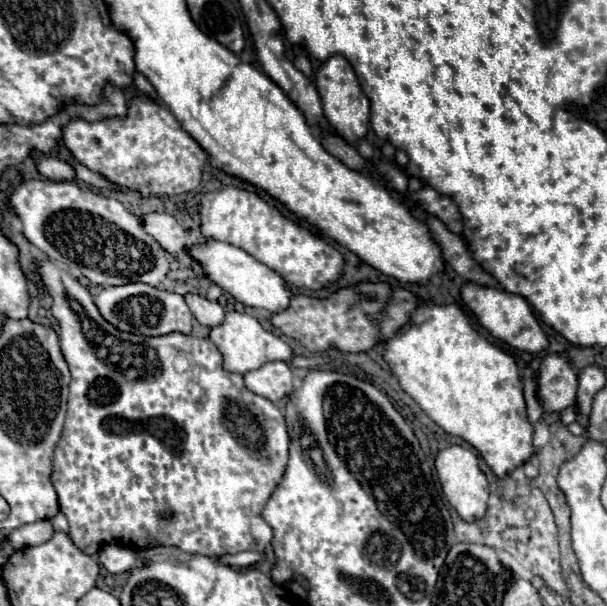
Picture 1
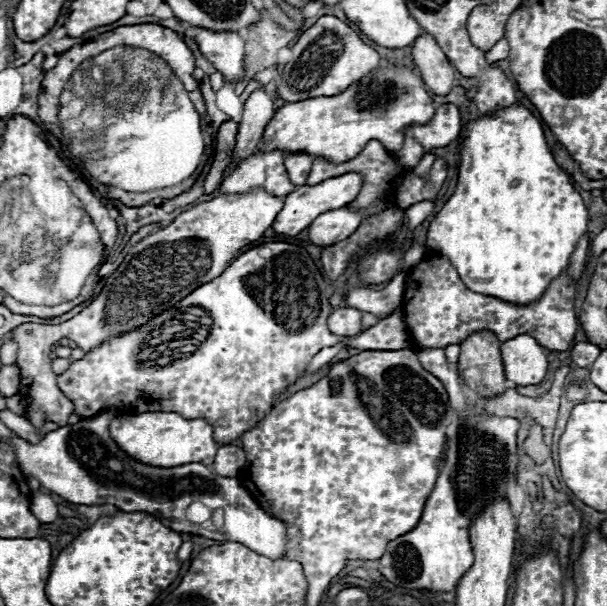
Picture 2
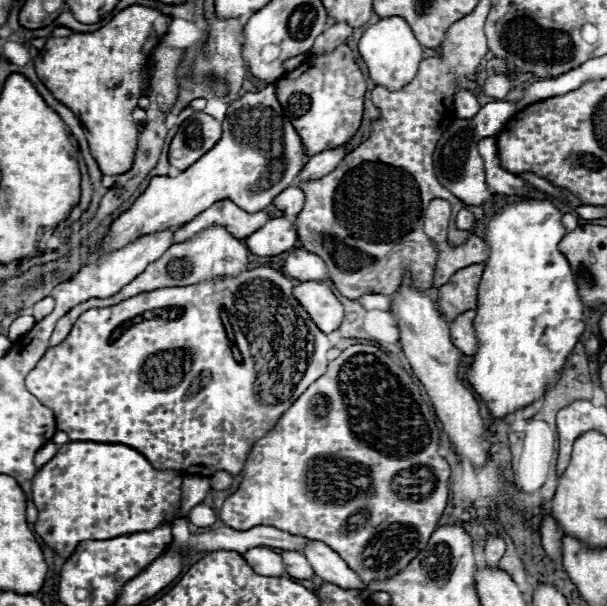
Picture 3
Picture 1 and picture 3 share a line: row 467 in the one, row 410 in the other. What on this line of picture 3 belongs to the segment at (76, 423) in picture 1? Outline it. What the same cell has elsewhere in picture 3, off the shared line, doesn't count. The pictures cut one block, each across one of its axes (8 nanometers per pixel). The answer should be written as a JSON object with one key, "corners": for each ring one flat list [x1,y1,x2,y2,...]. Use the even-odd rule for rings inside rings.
{"corners":[[254,268,254,270,244,270,234,278,228,280,220,280,220,282,200,282,200,284,192,284,192,286,174,286,174,288,160,288,160,290,152,290,152,292,142,292,138,296,128,298,128,320,142,316,148,310,156,310,156,308,180,308,180,316,176,320,168,320,166,326,166,334,154,334,154,338,150,342,146,342,144,338,136,338,132,340,132,336,128,334,128,330,110,344,110,334,102,336,100,326,96,326,96,322,92,324,92,316,90,310,84,312,76,324,72,326,72,332,68,334,68,338,64,338,58,346,52,346,36,364,34,370,28,372,26,376,26,388,48,408,54,410,56,416,56,426,58,430,66,432,70,436,70,440,90,440,90,442,112,442,112,444,126,444,134,450,138,450,140,454,144,454,148,458,148,462,156,468,156,470,180,470,192,476,214,476,216,472,228,472,232,476,240,474,244,468,244,462,248,458,248,452,252,450,252,444,256,440,260,440,260,436,266,436,276,422,280,420,280,416,290,408,290,404,310,386,314,384,324,372,326,372,326,352,330,350,330,342,326,338,326,334,322,334,316,324,310,320,310,316,304,312,304,308,298,304,298,300,292,296,292,280,288,280,284,274,280,274,278,270,272,268]]}

